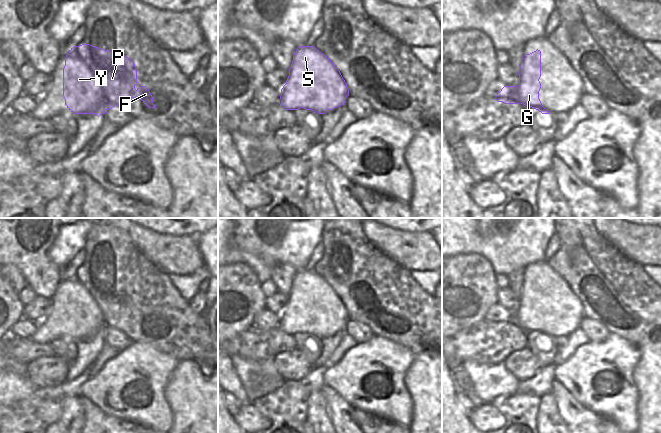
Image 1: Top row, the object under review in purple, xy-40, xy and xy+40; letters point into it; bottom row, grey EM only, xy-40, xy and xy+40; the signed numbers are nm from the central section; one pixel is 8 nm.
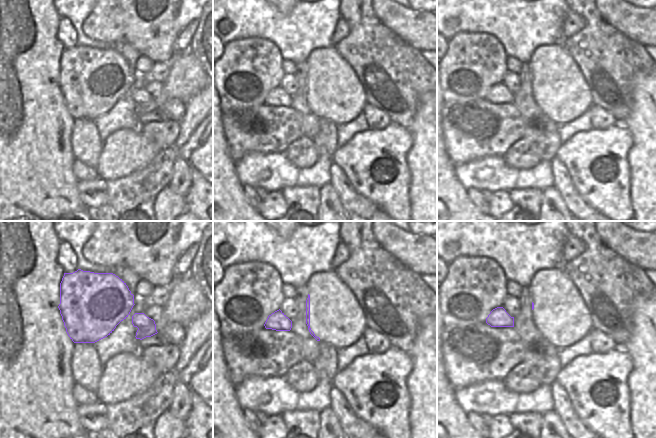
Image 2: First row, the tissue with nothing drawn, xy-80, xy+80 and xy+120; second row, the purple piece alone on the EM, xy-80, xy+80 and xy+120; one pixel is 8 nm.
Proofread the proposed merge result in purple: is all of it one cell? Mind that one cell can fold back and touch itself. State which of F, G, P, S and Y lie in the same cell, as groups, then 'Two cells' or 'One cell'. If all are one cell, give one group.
Groups: F / G P S Y. Two cells

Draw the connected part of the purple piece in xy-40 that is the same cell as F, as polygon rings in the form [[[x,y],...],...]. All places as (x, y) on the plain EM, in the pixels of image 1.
[[[140,310],[139,312],[137,312],[135,319],[131,320],[130,322],[138,322],[142,324],[146,330],[155,332],[153,321],[146,310]]]

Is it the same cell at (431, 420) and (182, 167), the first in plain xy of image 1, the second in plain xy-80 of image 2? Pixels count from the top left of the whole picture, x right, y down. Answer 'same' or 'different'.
different

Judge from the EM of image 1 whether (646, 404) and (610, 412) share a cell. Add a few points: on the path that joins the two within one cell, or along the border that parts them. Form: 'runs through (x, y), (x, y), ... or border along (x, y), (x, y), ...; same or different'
border along (632, 377), (637, 390), (638, 400); different

